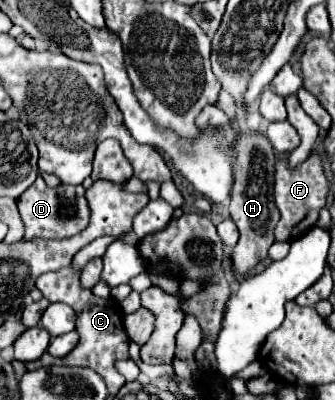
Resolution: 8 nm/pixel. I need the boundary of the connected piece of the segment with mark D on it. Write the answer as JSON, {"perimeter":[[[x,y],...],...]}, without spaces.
{"perimeter":[[[43,177],[39,179],[17,199],[19,215],[25,225],[25,241],[31,239],[67,239],[81,233],[89,225],[89,205],[85,199],[83,185],[45,185]]]}

